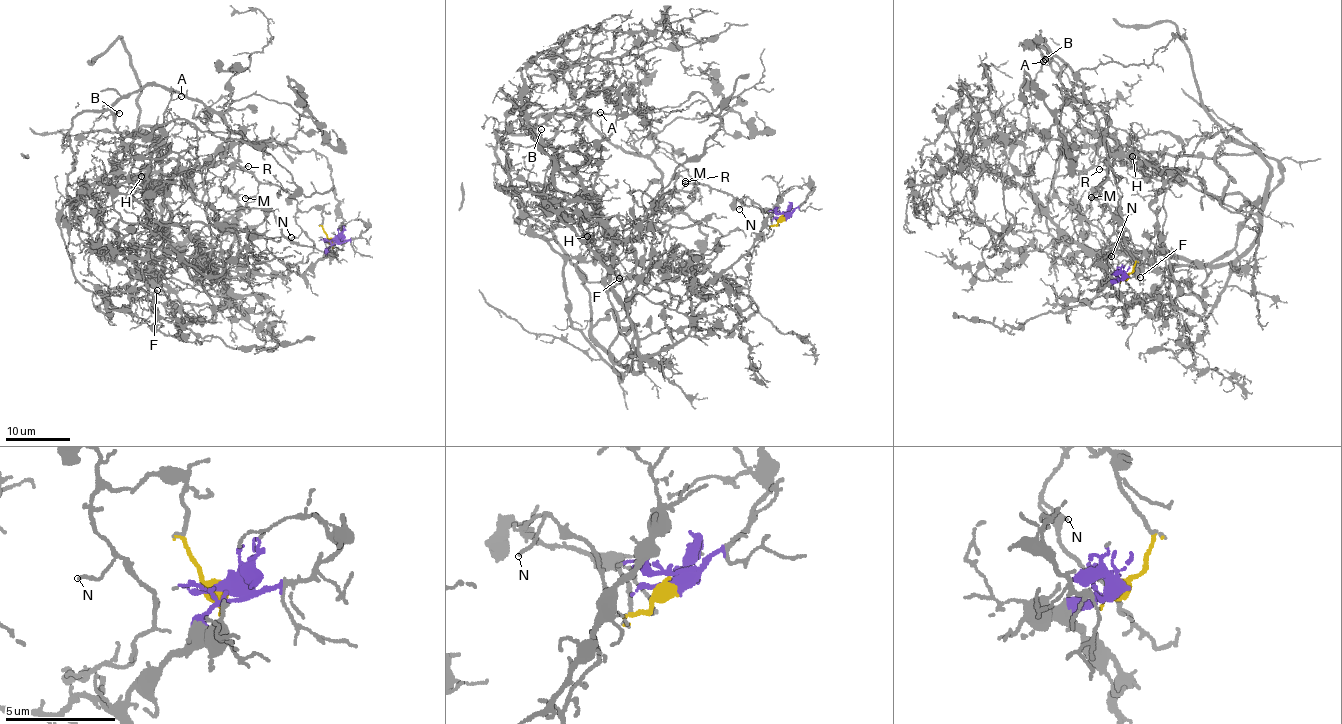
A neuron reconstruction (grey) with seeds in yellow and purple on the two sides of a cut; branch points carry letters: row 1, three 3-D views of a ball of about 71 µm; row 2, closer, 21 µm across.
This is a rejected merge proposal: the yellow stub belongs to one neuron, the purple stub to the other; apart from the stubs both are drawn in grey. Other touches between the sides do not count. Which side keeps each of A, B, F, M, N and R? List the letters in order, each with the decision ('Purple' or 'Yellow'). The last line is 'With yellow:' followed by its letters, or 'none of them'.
A: Yellow
B: Yellow
F: Purple
M: Yellow
N: Yellow
R: Yellow
With yellow: A, B, M, N, R

